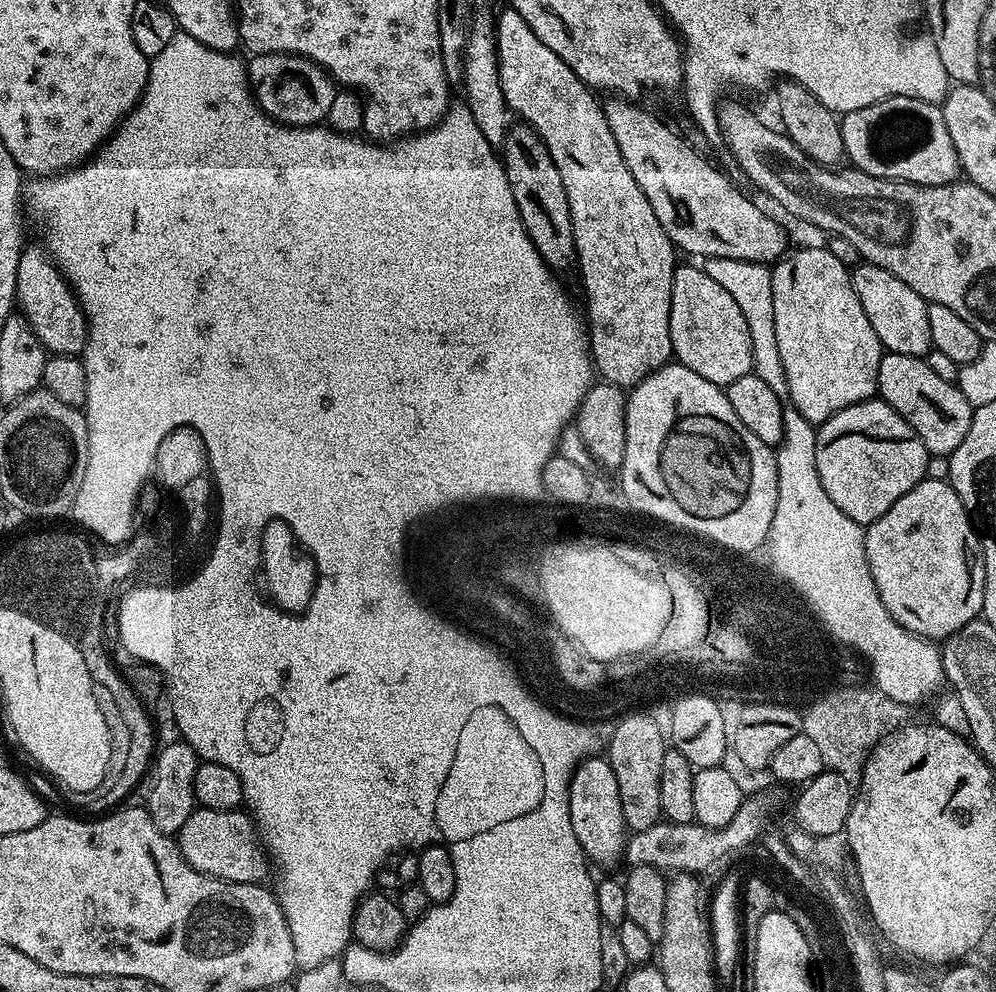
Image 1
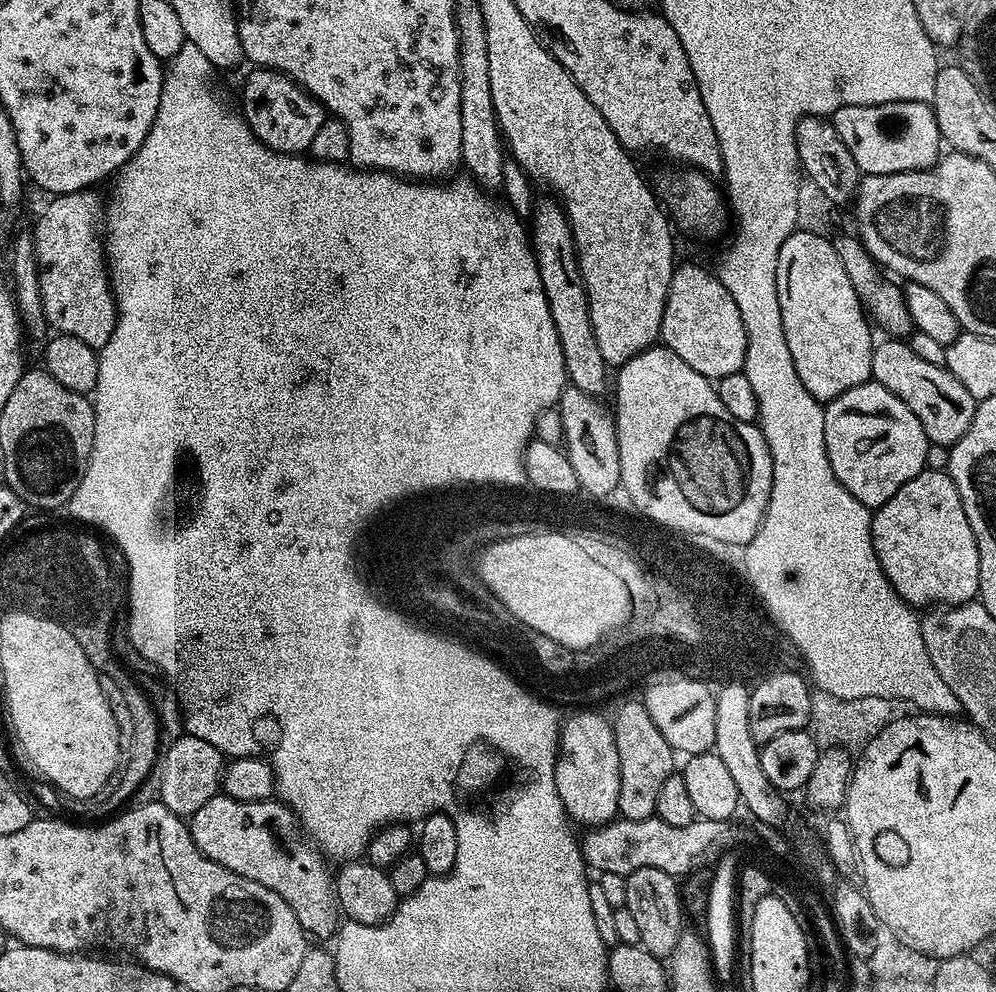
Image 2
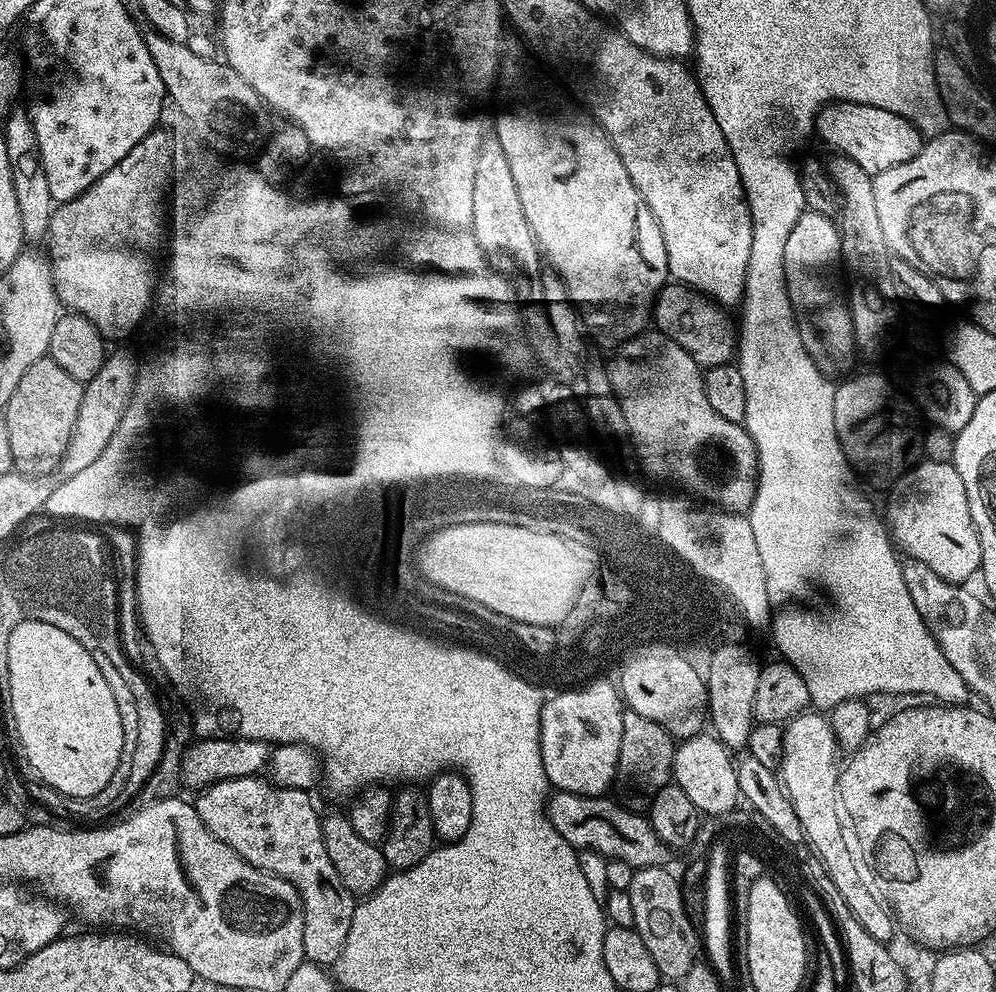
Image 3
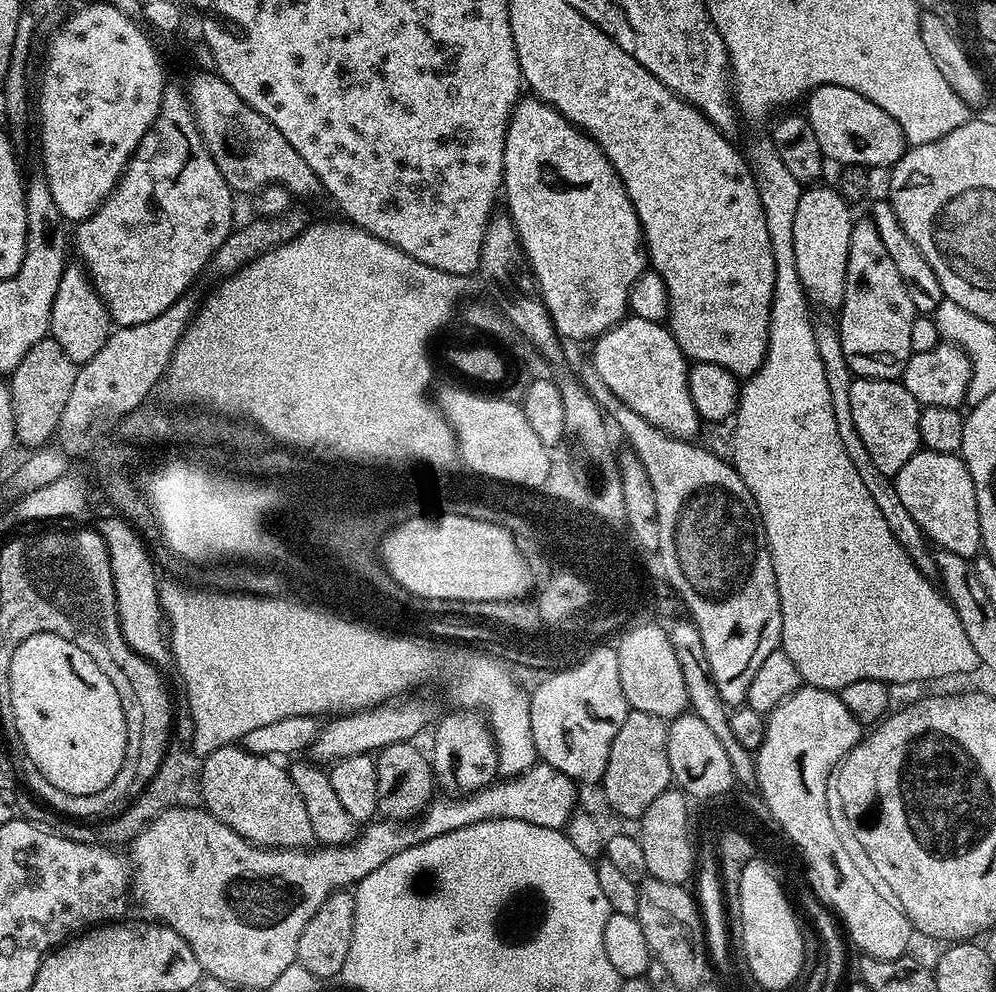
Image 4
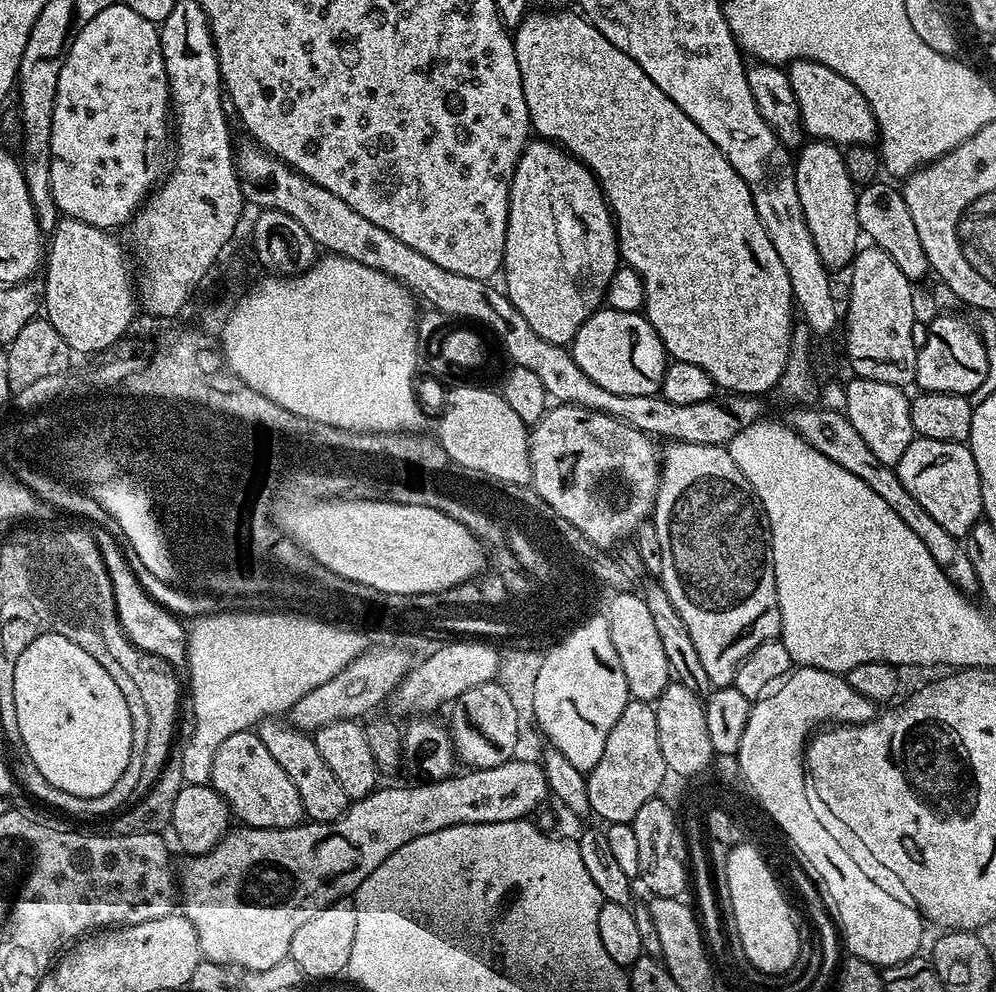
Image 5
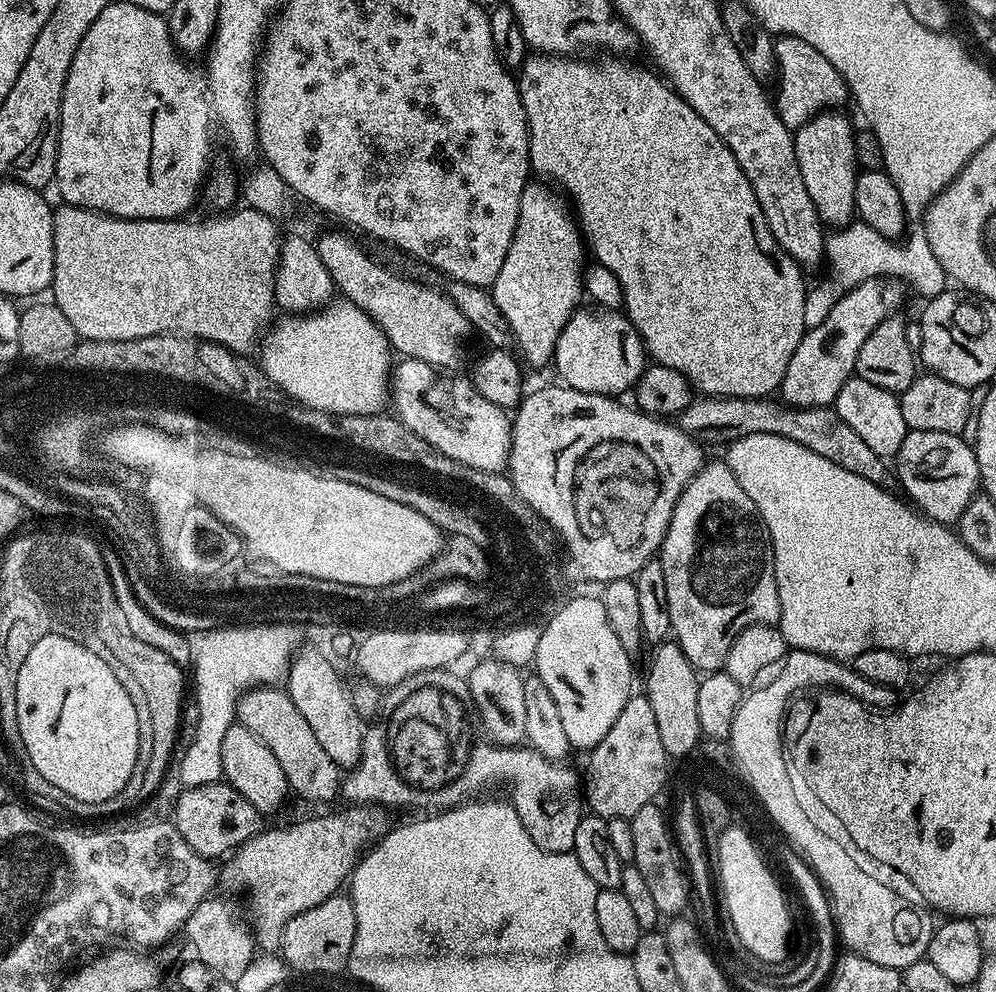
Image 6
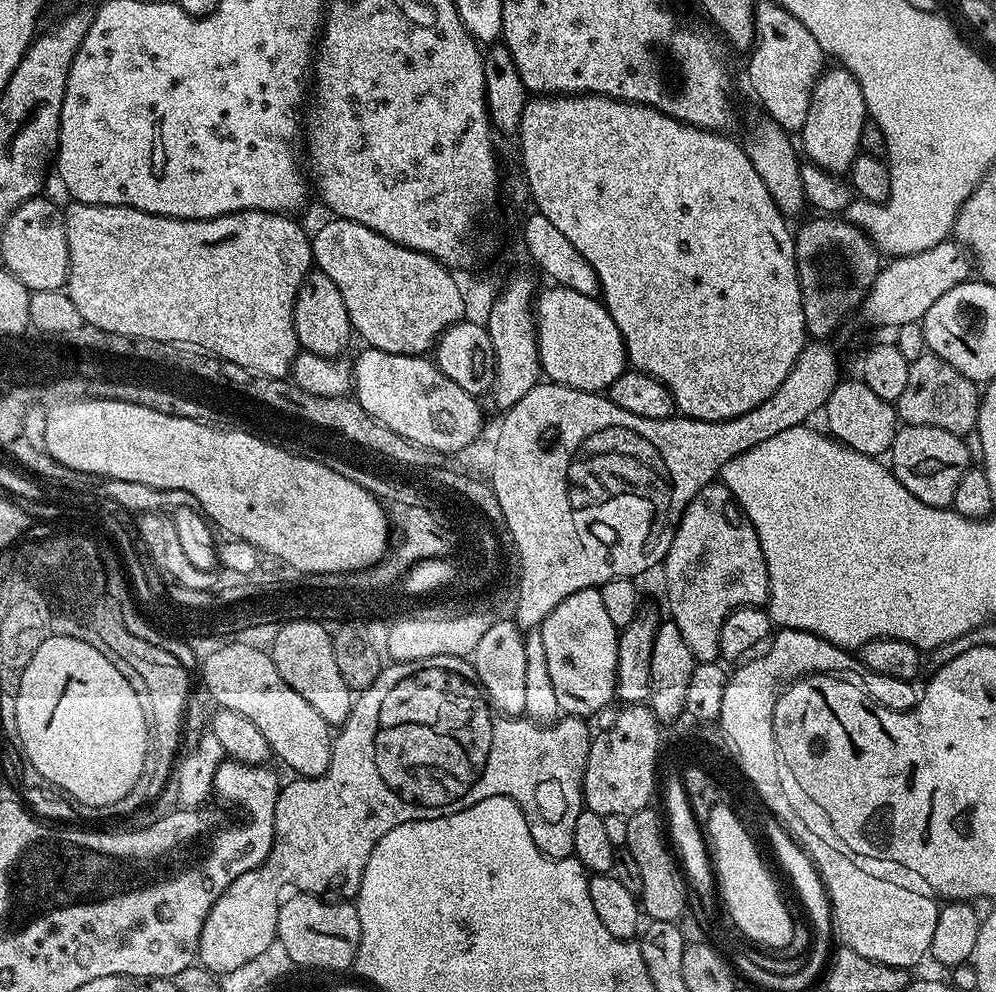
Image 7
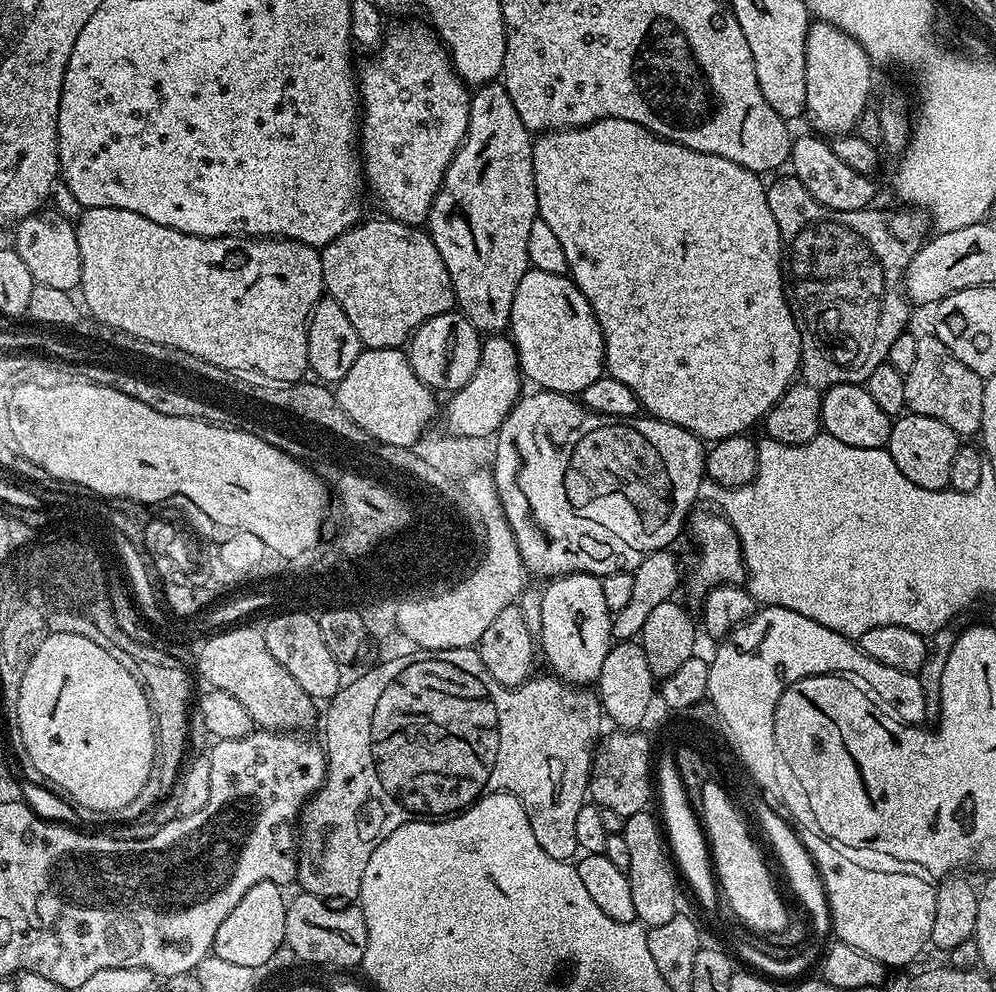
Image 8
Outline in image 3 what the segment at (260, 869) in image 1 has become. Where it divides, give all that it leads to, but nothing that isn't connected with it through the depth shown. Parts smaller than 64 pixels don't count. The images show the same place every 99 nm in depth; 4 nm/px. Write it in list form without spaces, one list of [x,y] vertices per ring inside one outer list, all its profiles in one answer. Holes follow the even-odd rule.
[[[259,775],[234,776],[208,785],[194,800],[198,818],[234,854],[294,885],[304,907],[302,946],[306,960],[321,966],[335,965],[346,946],[350,922],[354,922],[357,897],[346,890],[330,854],[326,854],[322,816],[316,813],[308,797],[311,795],[302,788],[280,788],[271,779],[260,779]]]

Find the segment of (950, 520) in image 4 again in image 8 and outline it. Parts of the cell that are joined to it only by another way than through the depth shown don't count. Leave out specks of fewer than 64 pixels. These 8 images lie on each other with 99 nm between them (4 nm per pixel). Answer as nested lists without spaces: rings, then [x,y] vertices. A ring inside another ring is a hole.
[[[901,414],[892,422],[887,450],[894,458],[894,466],[914,482],[914,486],[922,486],[922,490],[942,490],[950,485],[950,466],[954,456],[961,448],[961,437],[956,435],[946,422],[938,422],[938,418],[926,418],[915,414]]]

